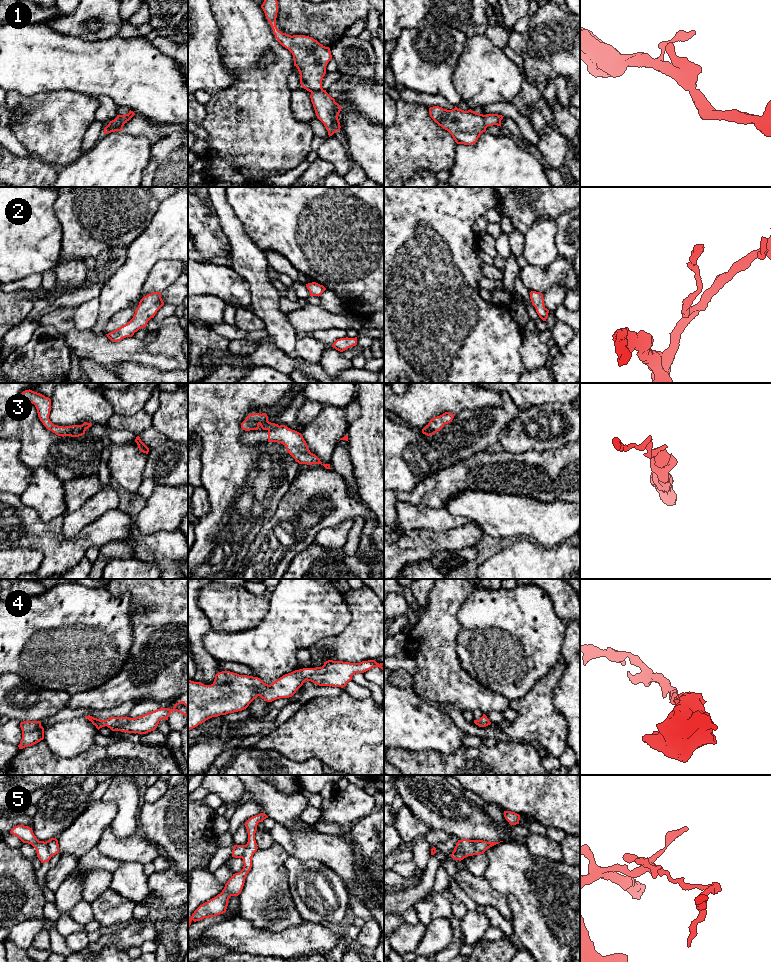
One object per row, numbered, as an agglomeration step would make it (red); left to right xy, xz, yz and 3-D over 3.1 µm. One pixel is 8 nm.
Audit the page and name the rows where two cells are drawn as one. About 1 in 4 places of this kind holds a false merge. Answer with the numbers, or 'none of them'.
3, 5

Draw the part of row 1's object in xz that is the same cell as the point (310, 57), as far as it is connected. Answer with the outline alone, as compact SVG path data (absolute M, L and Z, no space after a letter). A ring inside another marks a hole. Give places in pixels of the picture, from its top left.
M264 0L261 8L277 41L292 53L294 66L297 67L300 74L300 84L311 93L310 98L316 116L324 124L329 137L332 136L341 128L338 116L342 106L336 103L335 99L322 88L326 66L332 59L330 48L323 46L312 37L291 36L279 31L276 26L277 0Z

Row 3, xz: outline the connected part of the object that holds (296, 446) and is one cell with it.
M285 425L268 430L268 442L277 442L285 445L288 453L299 464L321 464L326 469L331 469L330 464L323 464L315 454L310 452L301 433Z

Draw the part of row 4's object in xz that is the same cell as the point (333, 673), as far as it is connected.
M328 660L322 667L285 674L270 685L258 677L230 671L217 673L211 685L188 680L188 730L212 717L242 711L258 696L267 702L292 697L306 680L319 686L343 688L355 673L364 673L374 667L384 670L384 663Z

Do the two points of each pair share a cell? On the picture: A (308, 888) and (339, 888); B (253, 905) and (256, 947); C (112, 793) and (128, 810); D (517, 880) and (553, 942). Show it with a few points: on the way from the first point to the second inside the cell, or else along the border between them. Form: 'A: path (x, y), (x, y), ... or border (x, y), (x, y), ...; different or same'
A: path (313, 879), (317, 875), (326, 875), (330, 879); same
B: border (238, 915), (257, 928), (278, 933); different
C: path (116, 797), (125, 806); same
D: path (531, 895), (545, 927); same

